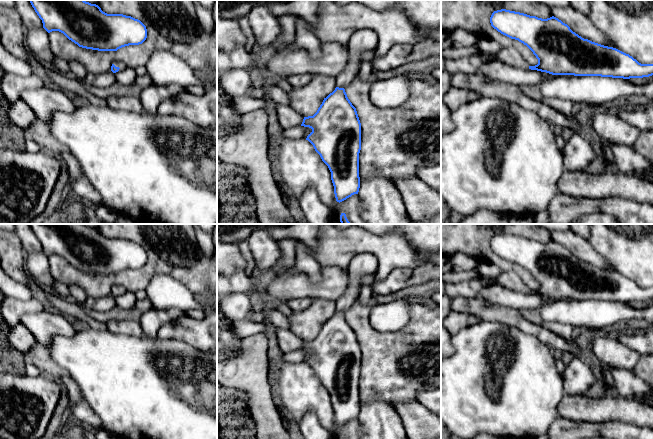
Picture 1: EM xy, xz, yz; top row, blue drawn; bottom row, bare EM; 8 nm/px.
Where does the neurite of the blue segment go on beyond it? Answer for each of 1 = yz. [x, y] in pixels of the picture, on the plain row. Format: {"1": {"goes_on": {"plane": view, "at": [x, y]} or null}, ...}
{"1": {"goes_on": {"plane": "yz", "at": [510, 280]}}}

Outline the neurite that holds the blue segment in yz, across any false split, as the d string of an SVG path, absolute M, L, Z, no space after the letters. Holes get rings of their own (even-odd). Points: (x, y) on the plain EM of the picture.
M501 233L492 237L490 247L501 258L526 269L538 283L538 288L530 290L514 272L501 272L495 282L488 286L498 284L518 292L529 292L552 299L601 300L623 303L653 299L653 288L641 288L629 278L616 272L584 263L554 240L542 243Z

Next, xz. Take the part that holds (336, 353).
M359 253L352 257L347 269L349 284L335 302L337 311L324 322L317 336L304 341L301 348L312 353L306 364L328 390L339 427L358 418L360 412L361 347L345 312L359 297L360 278L375 274L378 264L377 257L372 253Z

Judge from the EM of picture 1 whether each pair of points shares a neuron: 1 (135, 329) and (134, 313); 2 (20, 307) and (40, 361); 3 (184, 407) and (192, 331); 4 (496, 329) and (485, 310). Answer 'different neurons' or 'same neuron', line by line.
1: different neurons
2: different neurons
3: different neurons
4: different neurons

